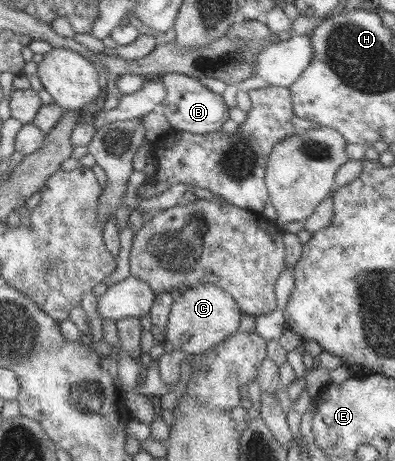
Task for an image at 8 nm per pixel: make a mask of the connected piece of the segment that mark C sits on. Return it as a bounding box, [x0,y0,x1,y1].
[164,283,241,356]

